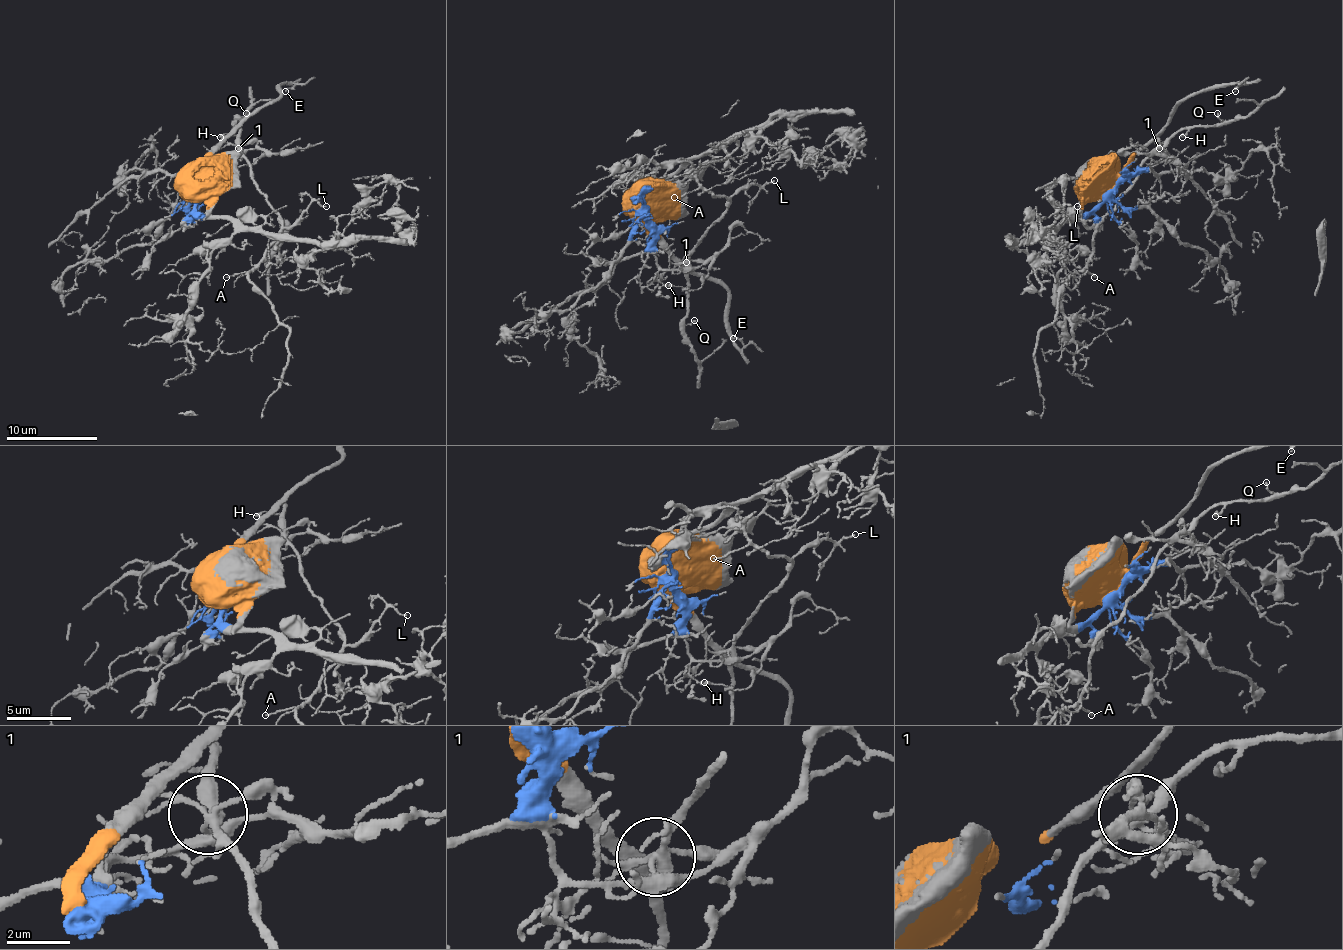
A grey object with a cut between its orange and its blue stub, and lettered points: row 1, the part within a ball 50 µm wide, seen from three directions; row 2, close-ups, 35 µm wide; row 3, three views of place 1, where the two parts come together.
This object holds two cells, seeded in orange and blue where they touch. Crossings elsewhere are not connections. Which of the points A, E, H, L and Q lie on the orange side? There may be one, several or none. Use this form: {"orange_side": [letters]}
{"orange_side": ["A", "E", "H", "L", "Q"]}

